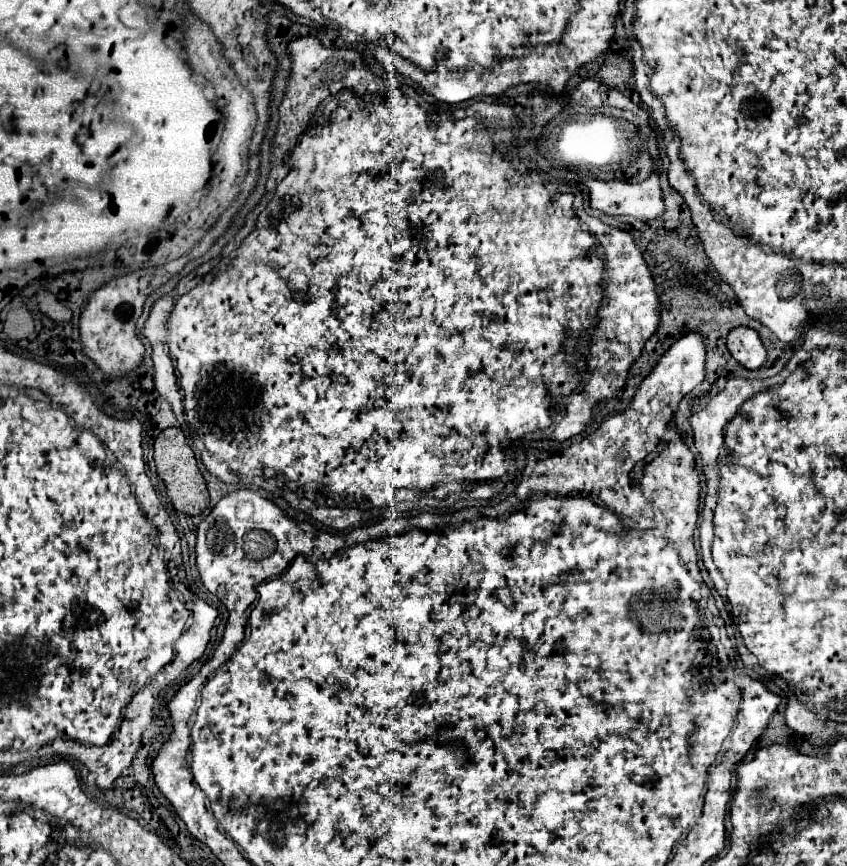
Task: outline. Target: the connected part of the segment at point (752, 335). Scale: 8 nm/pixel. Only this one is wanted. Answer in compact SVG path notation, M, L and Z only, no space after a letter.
M735 327L727 335L729 353L747 369L759 369L767 357L765 347L751 327Z

